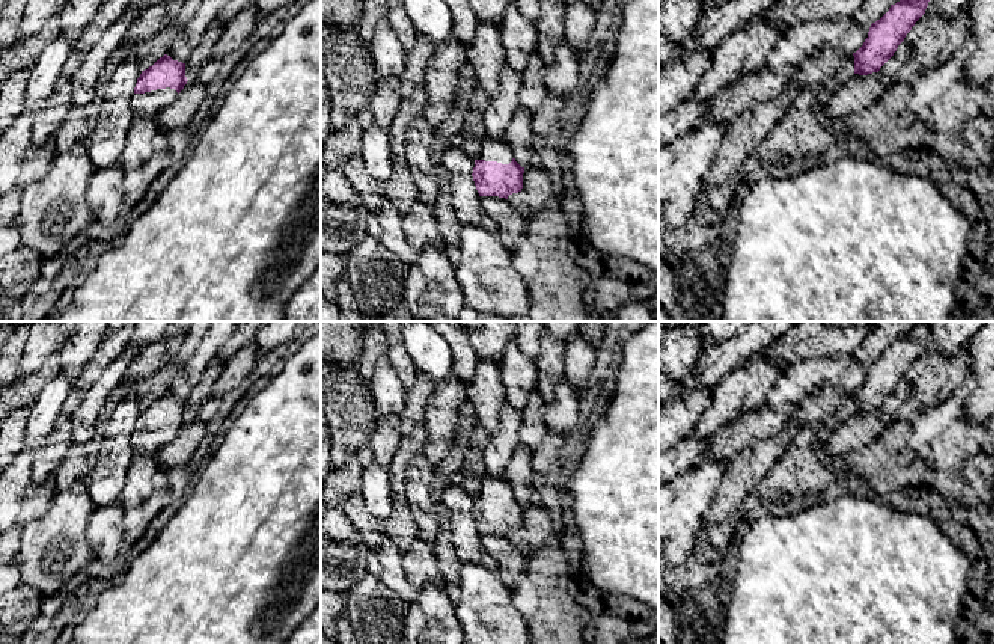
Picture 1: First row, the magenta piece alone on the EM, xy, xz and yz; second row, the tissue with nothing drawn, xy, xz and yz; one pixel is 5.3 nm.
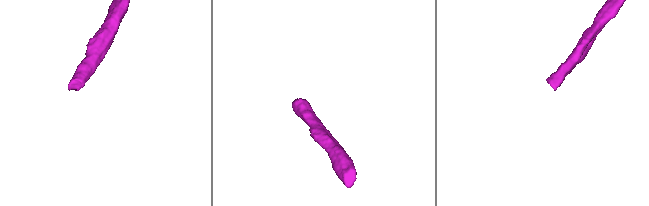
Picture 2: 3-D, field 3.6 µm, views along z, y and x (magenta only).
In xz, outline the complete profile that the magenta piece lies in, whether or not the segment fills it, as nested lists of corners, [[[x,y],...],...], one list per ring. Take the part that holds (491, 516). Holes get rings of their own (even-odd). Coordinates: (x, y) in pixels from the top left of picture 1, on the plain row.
[[[485,472],[472,511],[479,534],[508,537],[521,529],[523,511],[524,505],[515,499],[508,481]]]

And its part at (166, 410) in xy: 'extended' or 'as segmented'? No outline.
extended

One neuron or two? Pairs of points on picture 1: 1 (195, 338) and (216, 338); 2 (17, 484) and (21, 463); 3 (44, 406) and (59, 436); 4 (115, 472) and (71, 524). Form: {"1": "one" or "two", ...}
{"1": "two", "2": "one", "3": "two", "4": "two"}

